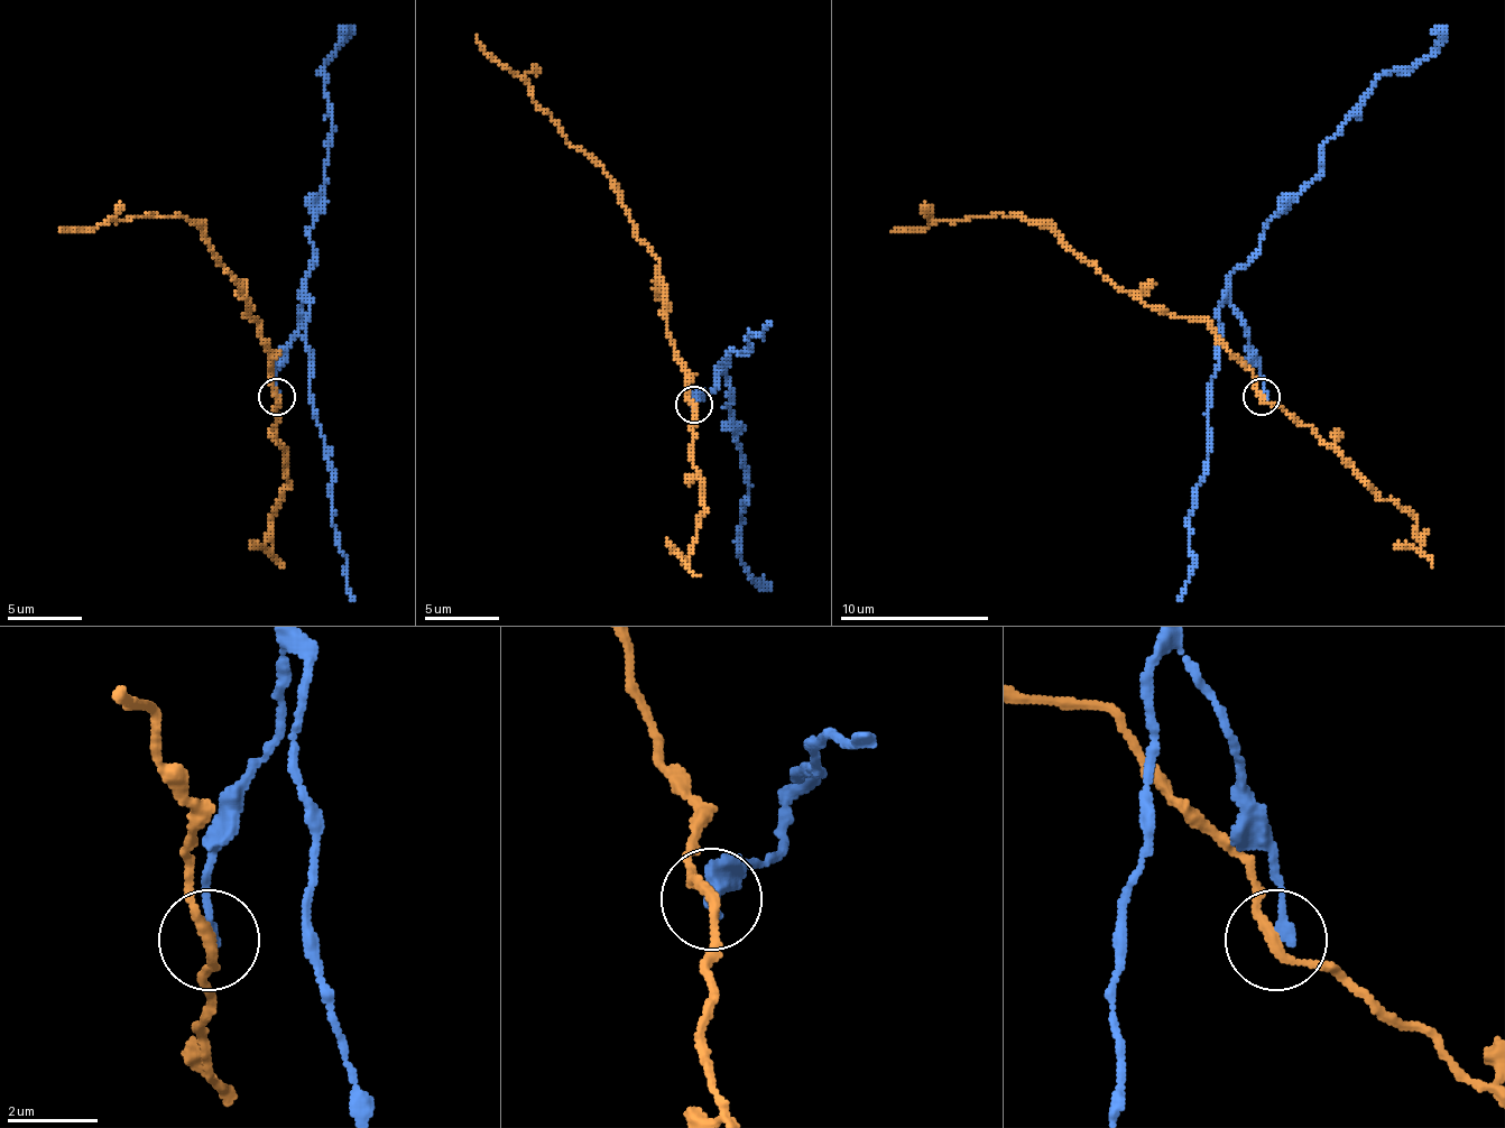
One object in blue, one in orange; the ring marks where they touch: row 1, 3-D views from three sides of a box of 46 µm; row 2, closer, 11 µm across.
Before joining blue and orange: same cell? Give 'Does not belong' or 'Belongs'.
Does not belong

